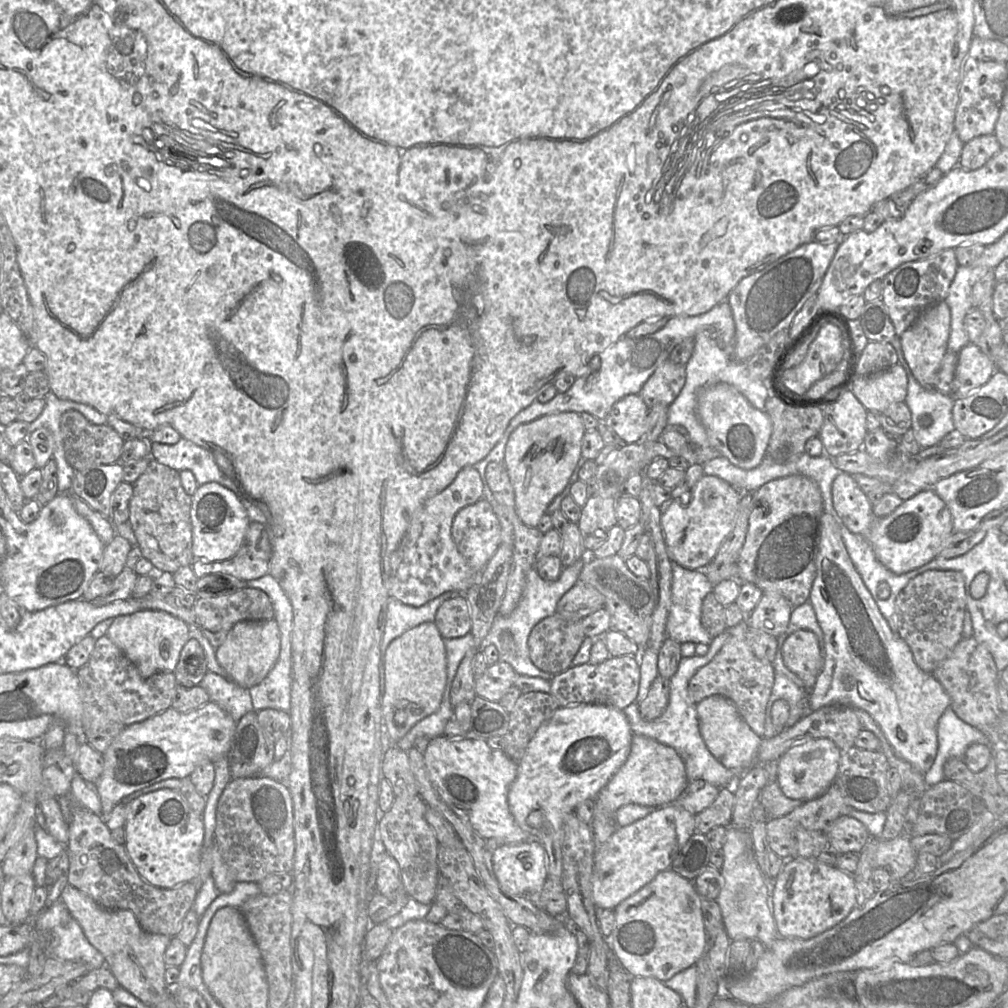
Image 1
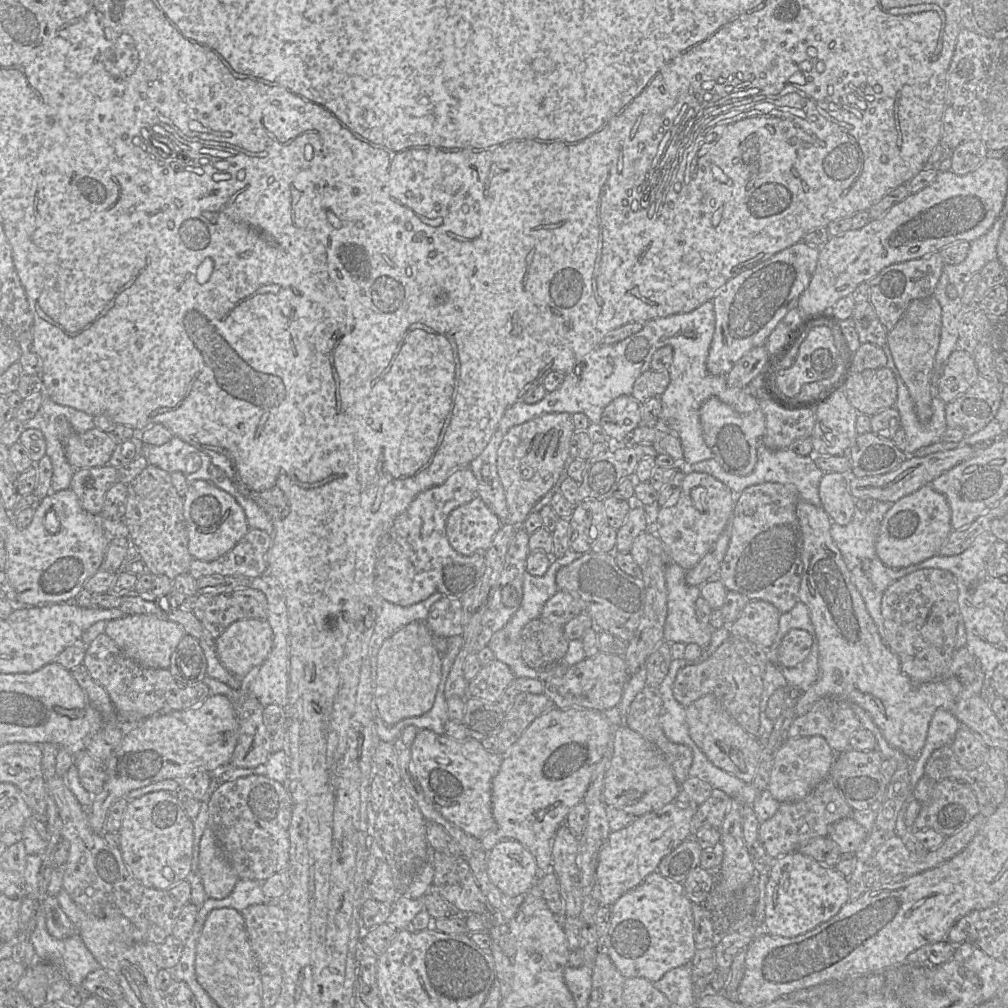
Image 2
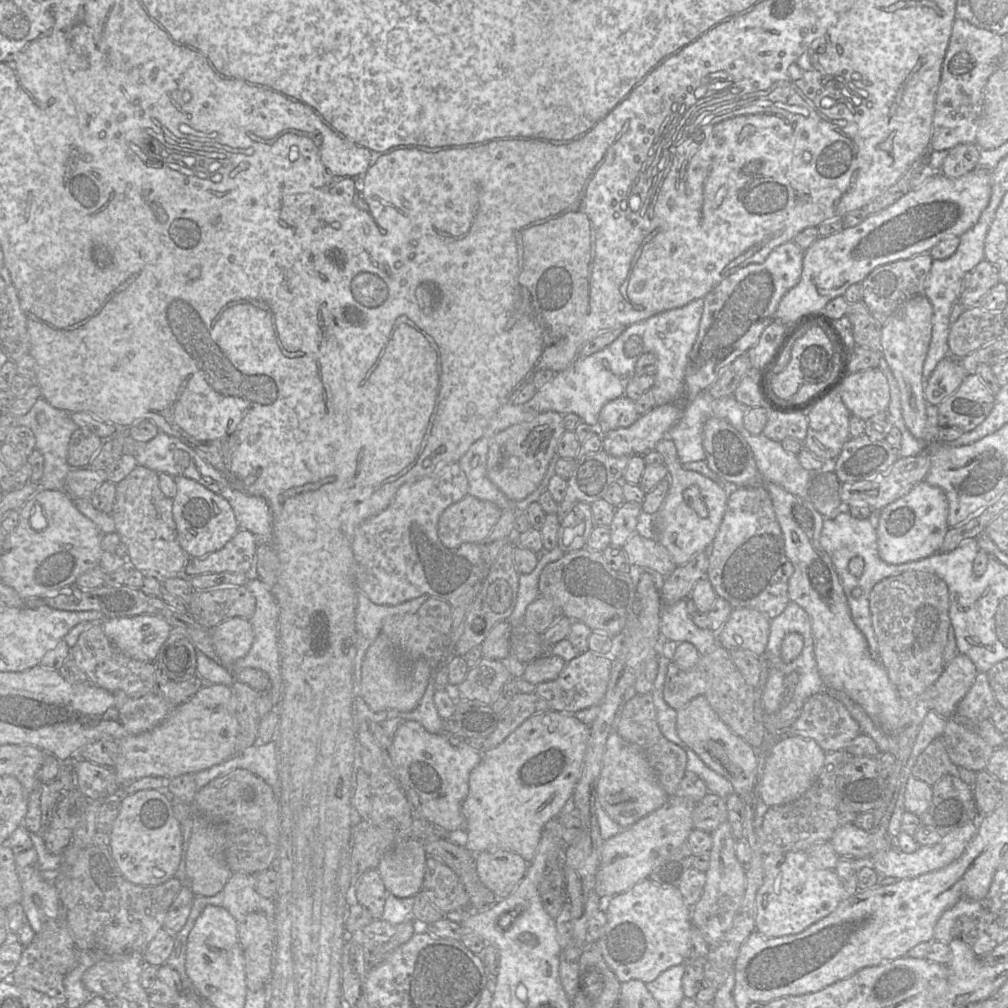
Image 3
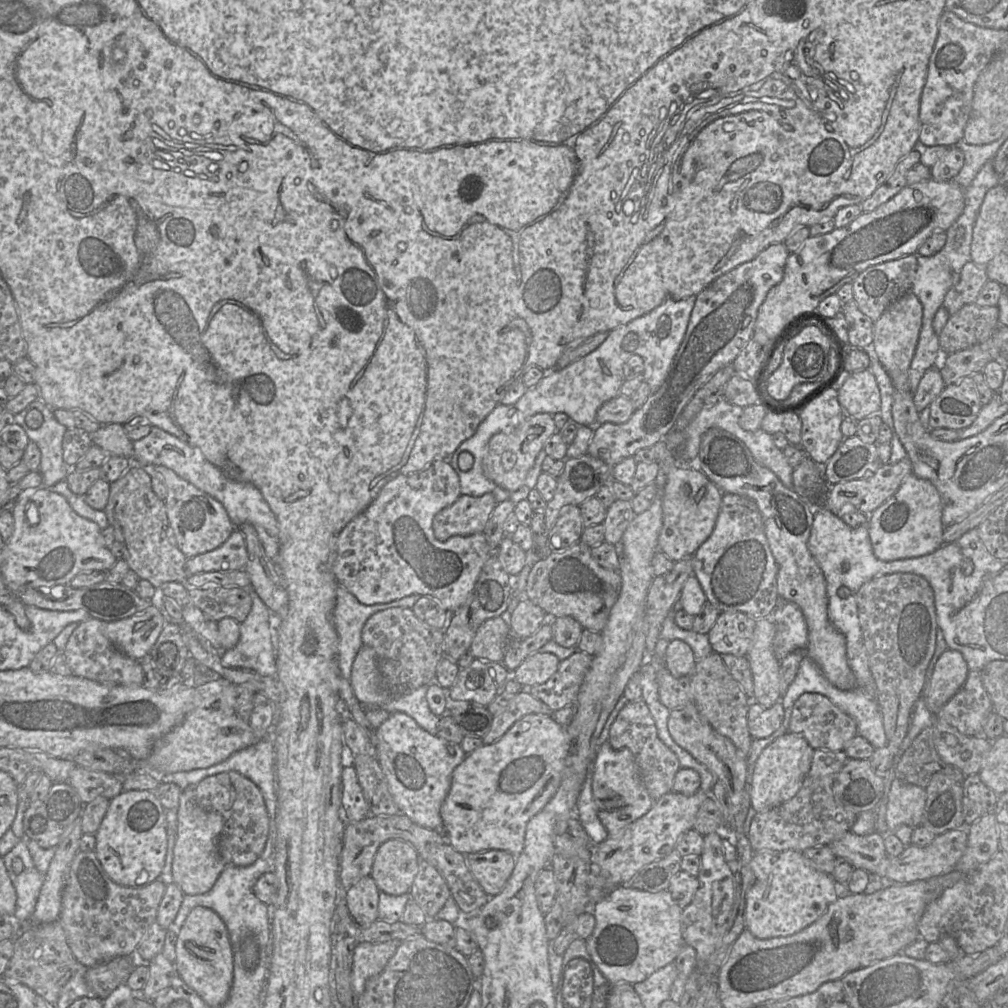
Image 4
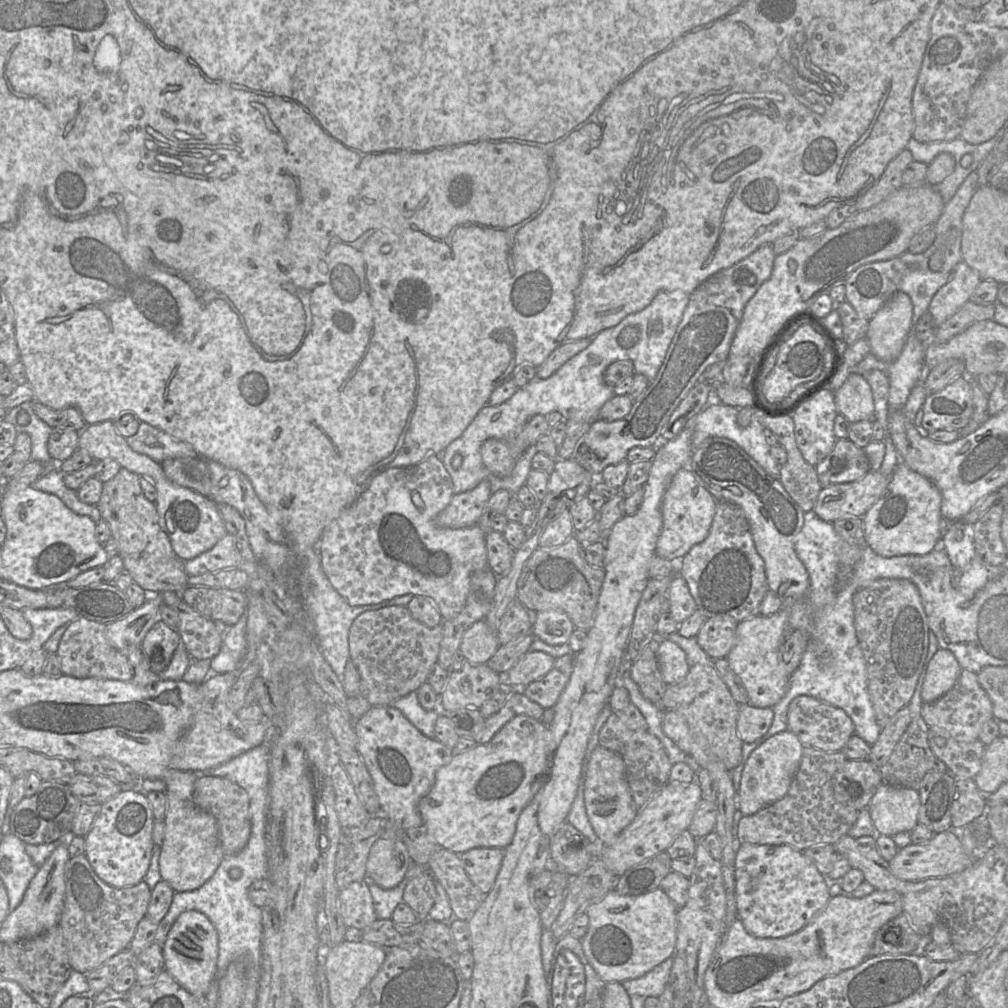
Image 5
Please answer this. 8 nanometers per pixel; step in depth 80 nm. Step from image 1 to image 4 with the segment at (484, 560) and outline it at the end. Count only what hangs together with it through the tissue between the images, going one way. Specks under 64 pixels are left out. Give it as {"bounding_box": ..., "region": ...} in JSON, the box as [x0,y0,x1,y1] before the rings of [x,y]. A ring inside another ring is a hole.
{"bounding_box":[433,493,497,539],"region":[[[492,493],[482,496],[461,494],[449,507],[441,510],[433,520],[437,539],[482,533],[497,502]]]}

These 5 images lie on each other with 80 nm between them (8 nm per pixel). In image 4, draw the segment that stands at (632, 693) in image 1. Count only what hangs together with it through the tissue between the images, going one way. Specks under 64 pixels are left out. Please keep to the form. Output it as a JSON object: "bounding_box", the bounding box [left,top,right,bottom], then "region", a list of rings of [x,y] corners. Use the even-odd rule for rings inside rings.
{"bounding_box":[524,650,593,711],"region":[[[577,650],[574,654],[560,662],[557,671],[545,683],[531,688],[524,688],[524,690],[544,702],[552,711],[566,706],[573,706],[592,659],[593,655]]]}

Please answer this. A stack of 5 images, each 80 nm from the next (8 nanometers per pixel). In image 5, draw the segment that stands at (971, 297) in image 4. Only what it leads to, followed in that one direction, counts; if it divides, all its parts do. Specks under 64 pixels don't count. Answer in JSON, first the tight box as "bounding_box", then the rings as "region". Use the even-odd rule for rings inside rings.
{"bounding_box":[927,262,981,327],"region":[[[965,262],[958,263],[949,281],[935,293],[929,304],[927,312],[932,315],[934,327],[939,327],[971,300],[981,281],[978,273]]]}

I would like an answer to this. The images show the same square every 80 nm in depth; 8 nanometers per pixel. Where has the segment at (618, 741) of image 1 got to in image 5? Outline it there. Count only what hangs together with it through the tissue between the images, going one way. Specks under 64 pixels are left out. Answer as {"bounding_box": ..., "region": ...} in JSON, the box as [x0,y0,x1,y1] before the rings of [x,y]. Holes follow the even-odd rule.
{"bounding_box":[418,716,553,853],"region":[[[515,716],[488,743],[477,744],[464,753],[455,753],[451,761],[437,771],[432,789],[418,803],[423,830],[439,846],[454,853],[472,848],[505,849],[513,840],[520,813],[543,784],[553,751],[552,734],[542,720]]]}

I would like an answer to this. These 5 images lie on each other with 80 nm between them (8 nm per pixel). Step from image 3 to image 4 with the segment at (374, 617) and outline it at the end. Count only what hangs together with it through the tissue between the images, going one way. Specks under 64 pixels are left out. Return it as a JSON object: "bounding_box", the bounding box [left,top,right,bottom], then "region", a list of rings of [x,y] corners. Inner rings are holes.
{"bounding_box":[332,586,423,679],"region":[[[337,586],[332,620],[339,638],[338,664],[344,679],[351,678],[353,662],[363,646],[362,629],[369,617],[389,608],[412,609],[421,597],[423,596],[413,594],[384,604],[364,605],[343,586]]]}

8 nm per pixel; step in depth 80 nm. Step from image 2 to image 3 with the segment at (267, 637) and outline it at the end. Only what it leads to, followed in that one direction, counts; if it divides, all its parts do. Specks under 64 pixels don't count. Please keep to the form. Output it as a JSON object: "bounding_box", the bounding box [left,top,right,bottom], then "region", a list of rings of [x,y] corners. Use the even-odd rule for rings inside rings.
{"bounding_box":[210,618,254,669],"region":[[[229,618],[210,630],[211,640],[219,661],[227,669],[251,649],[254,631],[249,620]]]}

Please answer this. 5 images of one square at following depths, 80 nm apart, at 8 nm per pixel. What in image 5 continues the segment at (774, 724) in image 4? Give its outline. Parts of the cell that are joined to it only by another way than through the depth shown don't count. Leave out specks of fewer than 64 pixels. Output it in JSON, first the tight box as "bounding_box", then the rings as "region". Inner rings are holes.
{"bounding_box":[737,702,774,743],"region":[[[749,702],[739,707],[737,733],[743,743],[751,743],[764,736],[774,718],[772,707],[758,708]]]}

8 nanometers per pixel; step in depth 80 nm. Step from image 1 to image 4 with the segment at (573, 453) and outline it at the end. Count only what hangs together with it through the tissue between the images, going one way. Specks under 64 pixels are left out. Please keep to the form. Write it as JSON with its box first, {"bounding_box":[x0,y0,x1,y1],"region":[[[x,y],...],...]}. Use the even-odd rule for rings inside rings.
{"bounding_box":[482,413,557,492],"region":[[[539,413],[513,429],[494,434],[487,443],[482,459],[485,476],[500,488],[509,492],[517,491],[524,485],[528,472],[539,452],[543,450],[545,442],[557,431],[553,415]]]}

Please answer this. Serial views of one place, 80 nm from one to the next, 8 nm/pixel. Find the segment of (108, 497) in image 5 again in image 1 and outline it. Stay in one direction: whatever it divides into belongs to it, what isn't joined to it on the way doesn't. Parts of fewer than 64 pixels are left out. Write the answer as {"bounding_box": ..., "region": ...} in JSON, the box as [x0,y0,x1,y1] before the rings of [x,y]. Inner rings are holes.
{"bounding_box":[128,459,192,574],"region":[[[154,459],[133,483],[128,523],[142,557],[153,564],[156,572],[174,574],[180,568],[192,565],[191,503],[192,497],[182,487],[179,472]]]}

